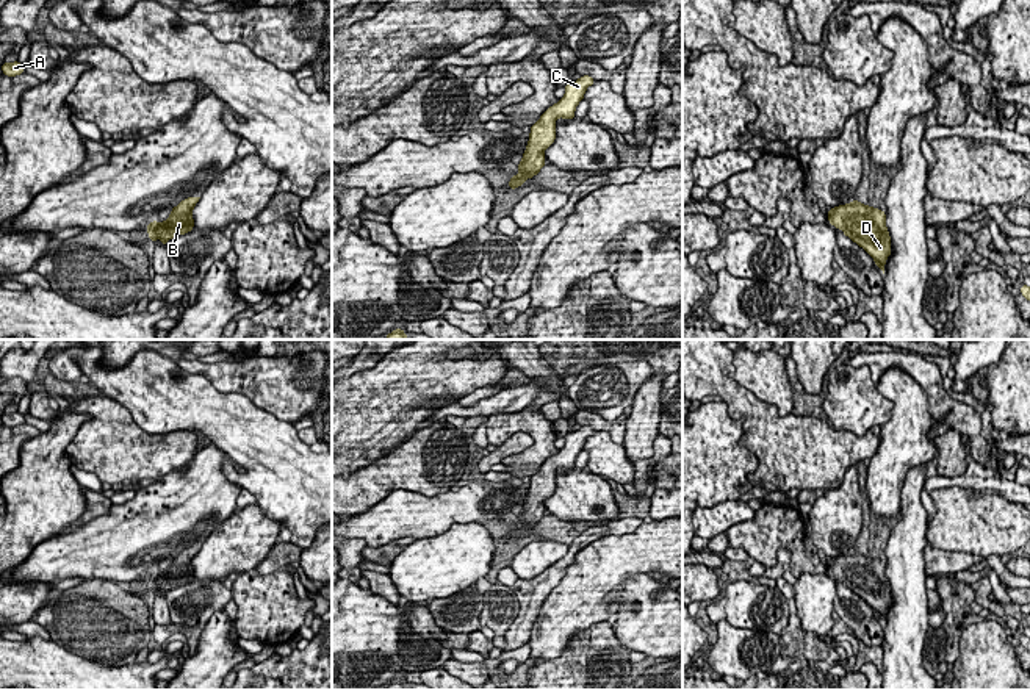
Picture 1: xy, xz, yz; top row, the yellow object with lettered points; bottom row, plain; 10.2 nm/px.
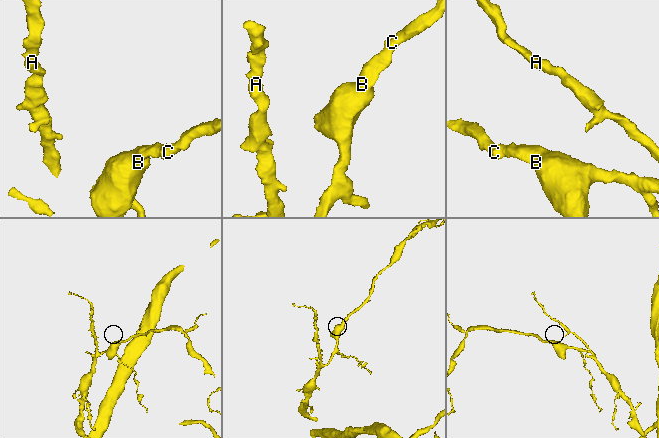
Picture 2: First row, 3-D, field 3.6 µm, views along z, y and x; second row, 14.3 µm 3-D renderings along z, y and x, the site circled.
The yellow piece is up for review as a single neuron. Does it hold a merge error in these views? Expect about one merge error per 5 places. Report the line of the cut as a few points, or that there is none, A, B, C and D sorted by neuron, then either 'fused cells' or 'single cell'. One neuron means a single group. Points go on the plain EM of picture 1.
no cut; A B C D; single cell

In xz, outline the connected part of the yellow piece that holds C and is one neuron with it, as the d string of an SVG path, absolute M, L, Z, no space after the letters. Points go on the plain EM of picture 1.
M582 426L579 430L565 435L565 446L553 457L549 457L540 469L531 477L526 502L521 513L517 516L518 526L509 532L509 538L515 540L524 535L526 529L532 529L545 516L545 499L556 490L556 469L565 471L576 468L574 460L584 449L584 443L595 430L590 426Z

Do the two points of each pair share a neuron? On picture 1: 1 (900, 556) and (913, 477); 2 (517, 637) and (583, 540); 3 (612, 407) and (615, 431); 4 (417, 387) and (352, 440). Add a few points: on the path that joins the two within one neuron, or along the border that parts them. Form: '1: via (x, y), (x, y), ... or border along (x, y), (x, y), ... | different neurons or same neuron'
1: via (908, 537), (911, 531), (911, 496) | same neuron
2: via (528, 614), (531, 596), (562, 564) | same neuron
3: border along (578, 409), (587, 413), (598, 413), (609, 421) | different neurons
4: via (401, 391), (368, 424) | same neuron

